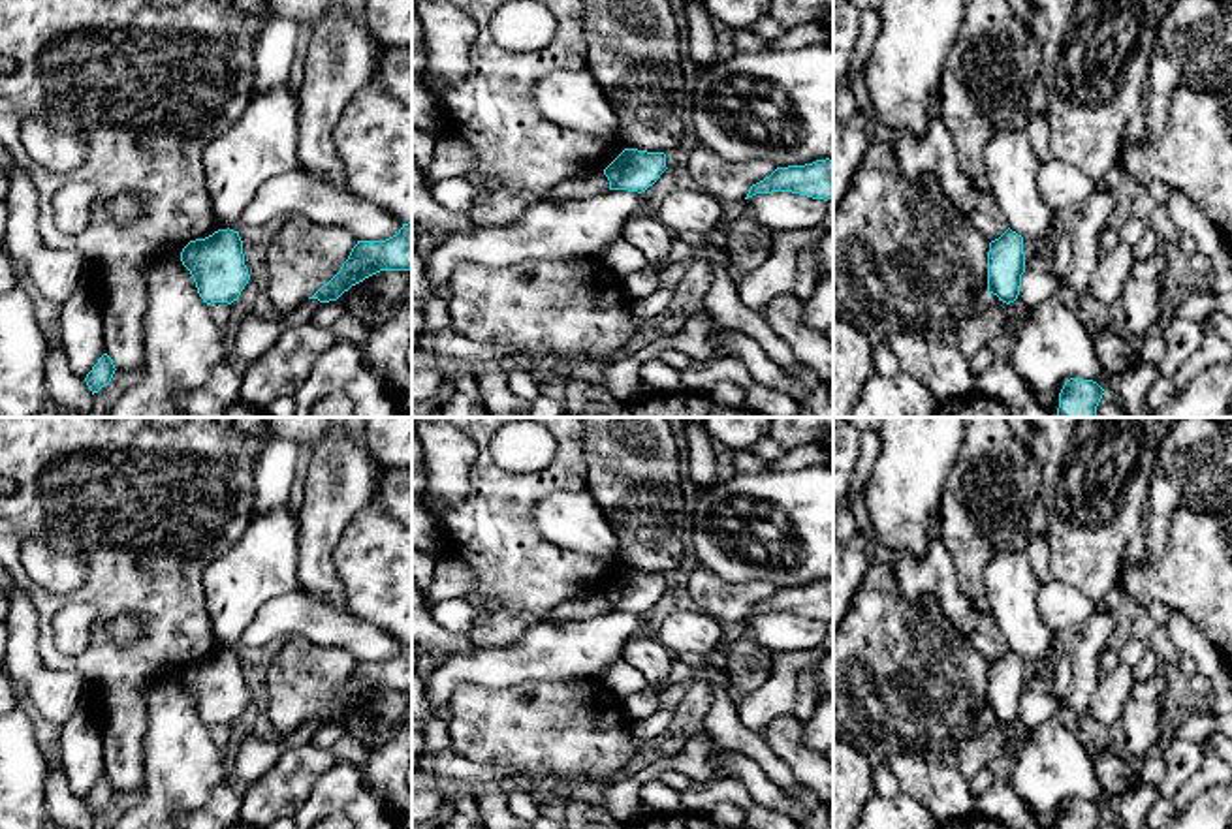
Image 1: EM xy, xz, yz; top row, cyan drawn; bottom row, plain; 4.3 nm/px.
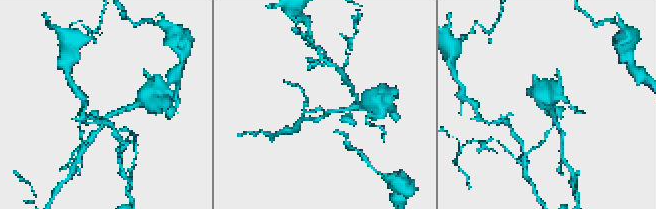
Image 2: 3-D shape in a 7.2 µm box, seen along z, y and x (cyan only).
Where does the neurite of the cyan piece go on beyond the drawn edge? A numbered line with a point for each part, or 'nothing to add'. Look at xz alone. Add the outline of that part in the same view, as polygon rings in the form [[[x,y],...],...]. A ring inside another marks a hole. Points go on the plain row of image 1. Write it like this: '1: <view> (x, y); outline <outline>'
nothing to add

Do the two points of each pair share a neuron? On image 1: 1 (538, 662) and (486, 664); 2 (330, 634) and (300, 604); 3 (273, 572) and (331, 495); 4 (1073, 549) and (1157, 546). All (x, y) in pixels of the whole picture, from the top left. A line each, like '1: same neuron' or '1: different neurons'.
1: same neuron
2: same neuron
3: different neurons
4: different neurons

